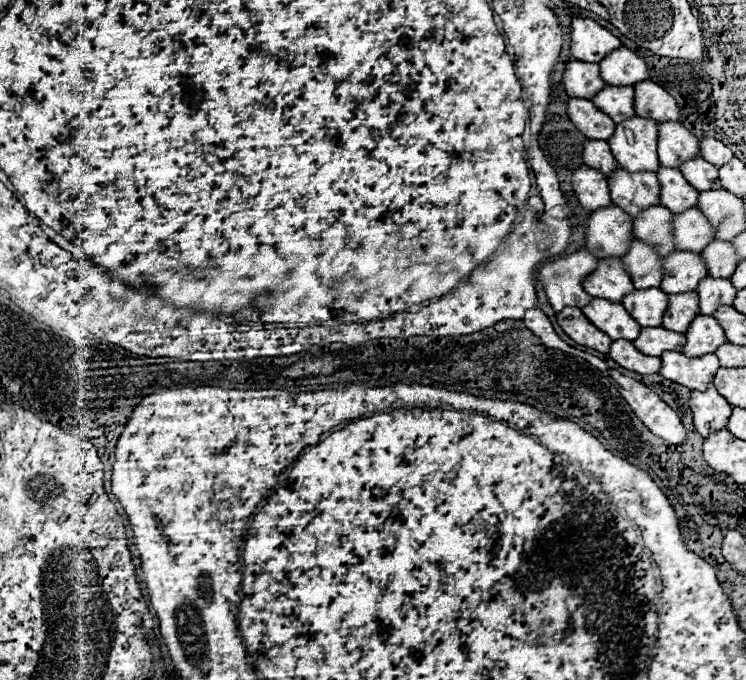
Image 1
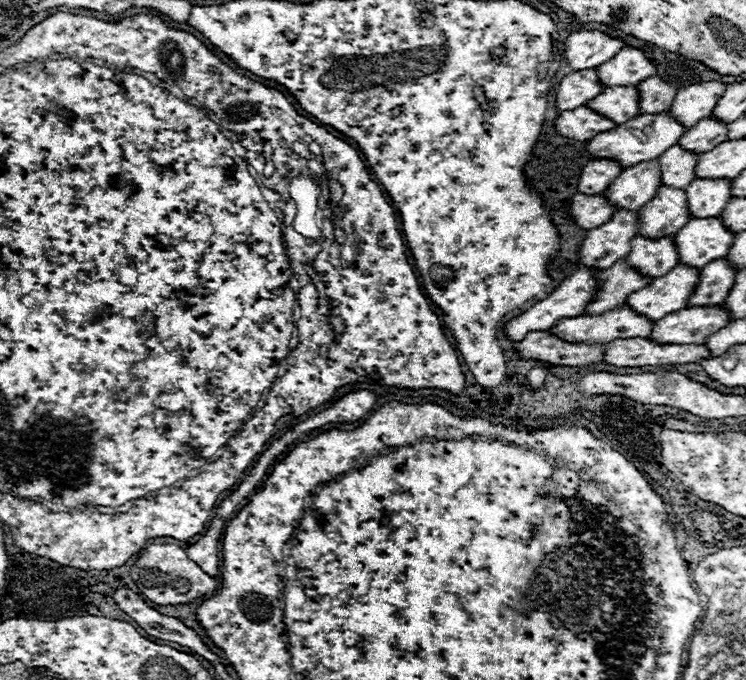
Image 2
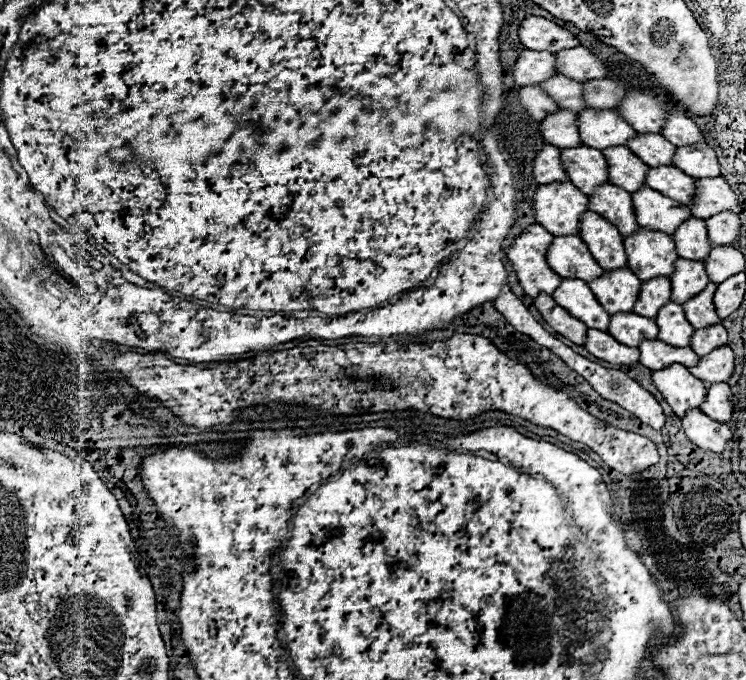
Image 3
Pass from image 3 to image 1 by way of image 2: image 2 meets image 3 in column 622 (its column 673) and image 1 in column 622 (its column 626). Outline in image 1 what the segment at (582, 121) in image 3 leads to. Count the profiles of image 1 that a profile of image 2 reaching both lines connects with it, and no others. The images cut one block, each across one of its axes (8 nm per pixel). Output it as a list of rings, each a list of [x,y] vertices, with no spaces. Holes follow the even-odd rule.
[[[628,118],[626,122],[616,124],[614,134],[608,138],[610,150],[620,168],[630,172],[654,172],[658,170],[658,122],[648,118]]]

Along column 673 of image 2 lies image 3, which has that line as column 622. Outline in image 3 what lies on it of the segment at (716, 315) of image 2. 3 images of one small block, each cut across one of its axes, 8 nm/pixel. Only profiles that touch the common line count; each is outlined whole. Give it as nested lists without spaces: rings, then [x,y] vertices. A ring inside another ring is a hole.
[[[614,314],[610,318],[610,334],[630,348],[638,348],[644,340],[656,340],[658,326],[654,320],[638,318],[638,314]]]

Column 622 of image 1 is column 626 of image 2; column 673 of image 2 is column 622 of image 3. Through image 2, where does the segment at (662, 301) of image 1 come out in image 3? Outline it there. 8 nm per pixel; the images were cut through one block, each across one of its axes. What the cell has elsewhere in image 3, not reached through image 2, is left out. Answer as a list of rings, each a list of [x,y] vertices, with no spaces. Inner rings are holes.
[[[628,268],[604,272],[598,280],[590,282],[590,288],[596,294],[598,302],[610,314],[632,312],[640,294],[640,286],[642,280],[634,276]]]

